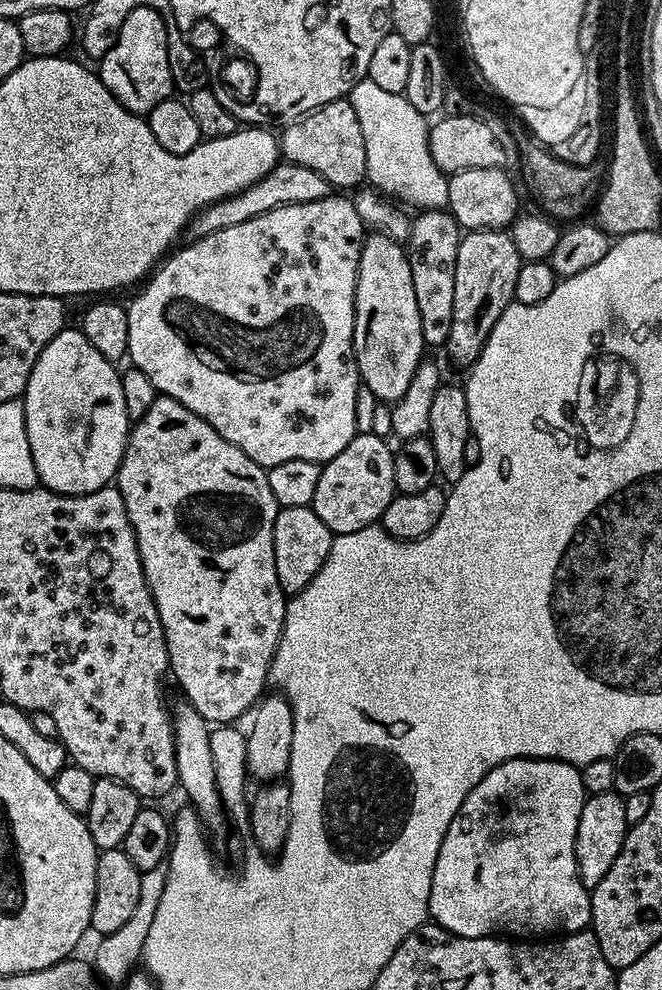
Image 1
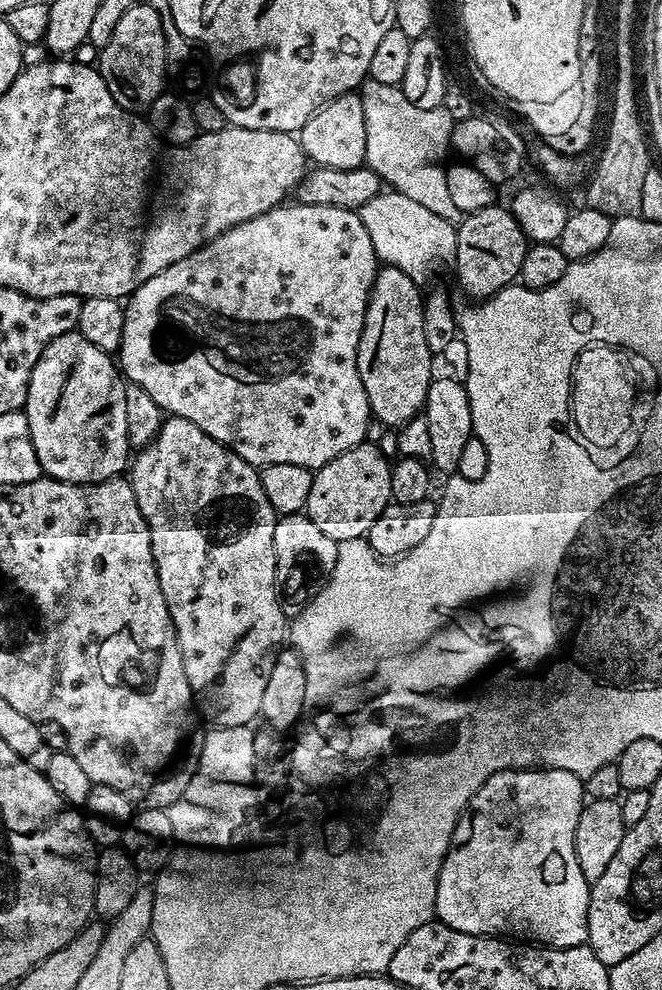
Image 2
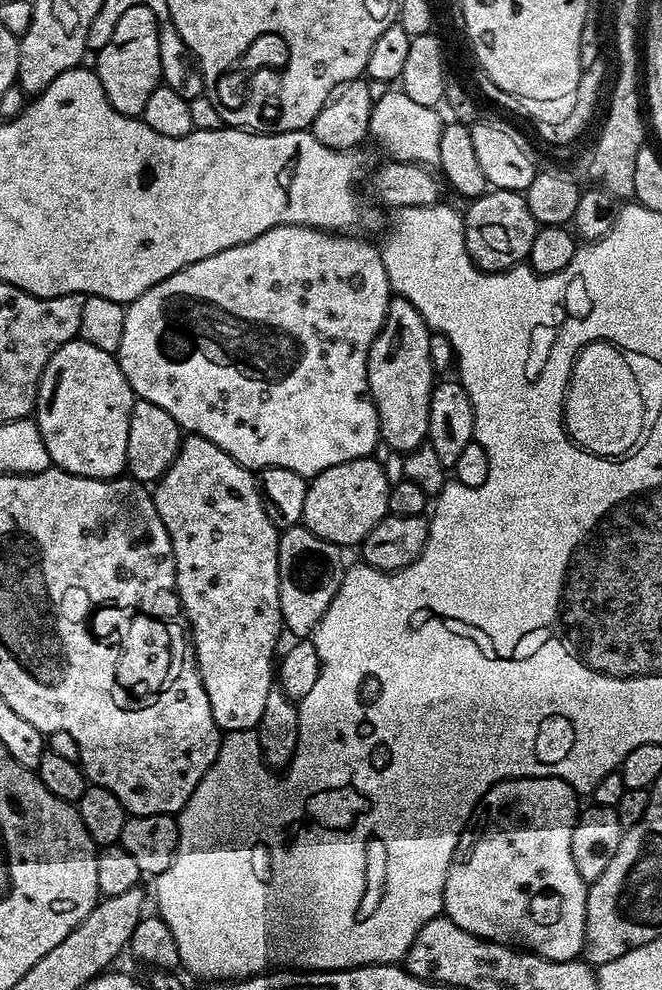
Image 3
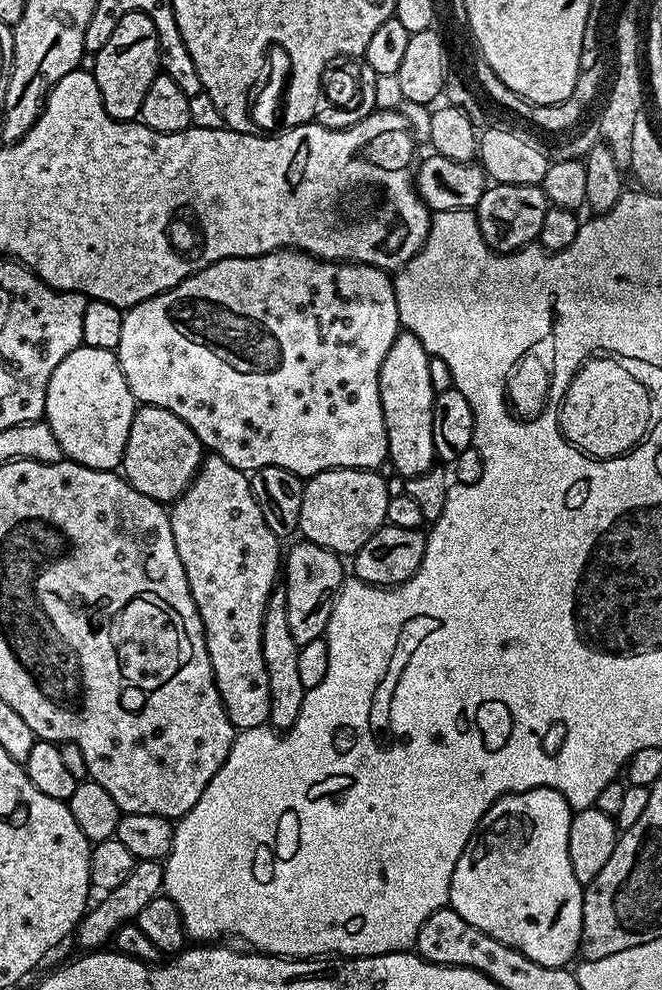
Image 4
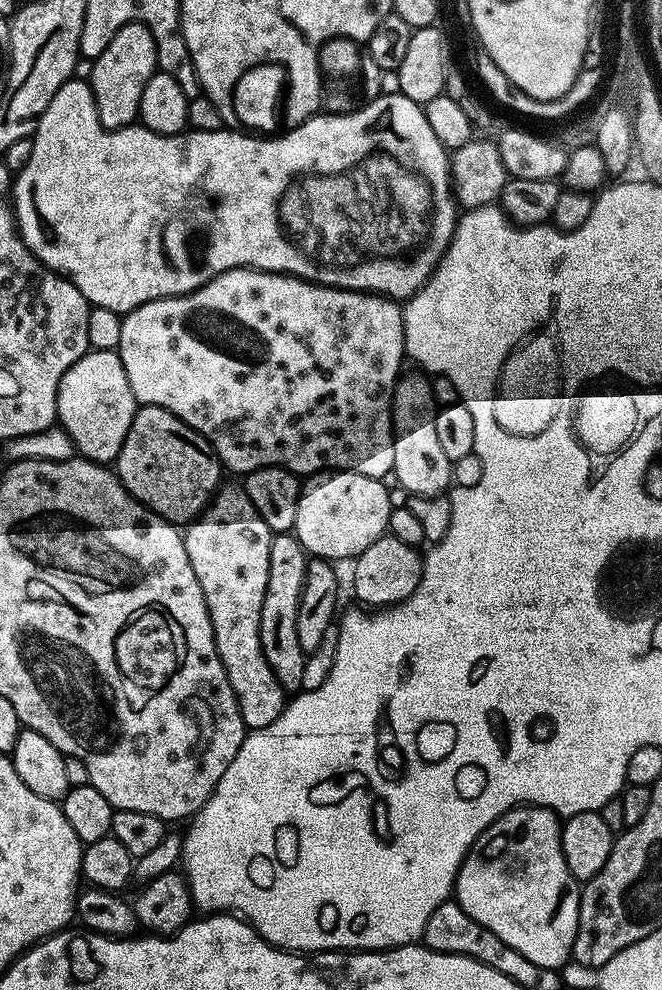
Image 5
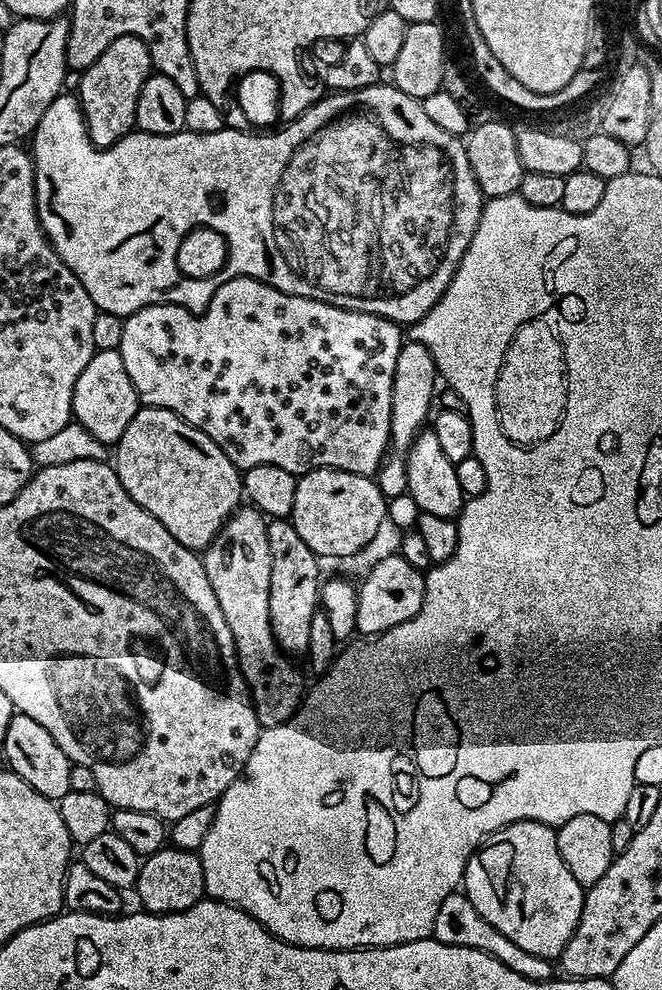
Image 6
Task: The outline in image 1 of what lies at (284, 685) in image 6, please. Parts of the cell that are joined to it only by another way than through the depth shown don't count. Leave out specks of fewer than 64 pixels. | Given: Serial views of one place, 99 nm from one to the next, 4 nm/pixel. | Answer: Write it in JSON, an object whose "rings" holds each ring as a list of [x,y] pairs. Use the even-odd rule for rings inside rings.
{"rings":[[[157,395],[150,410],[146,410],[146,414],[131,425],[114,484],[120,489],[122,502],[126,502],[126,514],[136,535],[144,577],[156,603],[158,618],[162,622],[171,679],[176,679],[177,686],[184,691],[183,699],[190,706],[194,706],[194,710],[198,710],[198,714],[202,714],[202,718],[208,721],[209,725],[228,724],[231,720],[238,719],[243,712],[251,713],[265,695],[264,683],[267,685],[270,680],[272,660],[276,656],[276,648],[280,645],[286,607],[286,597],[278,586],[278,570],[274,570],[272,531],[278,505],[274,493],[270,490],[266,469],[246,454],[242,454],[242,450],[238,450],[234,442],[226,442],[226,438],[222,438],[222,434],[218,434],[218,430],[214,430],[210,422],[182,406],[182,402],[169,396]]]}

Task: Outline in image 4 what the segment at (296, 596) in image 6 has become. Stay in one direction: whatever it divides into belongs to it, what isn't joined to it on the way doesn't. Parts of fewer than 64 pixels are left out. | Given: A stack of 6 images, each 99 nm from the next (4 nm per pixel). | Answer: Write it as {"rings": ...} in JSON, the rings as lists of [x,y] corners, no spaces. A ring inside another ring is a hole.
{"rings":[[[283,587],[273,588],[262,622],[262,662],[266,666],[266,678],[270,686],[270,714],[268,724],[277,730],[287,730],[298,722],[302,710],[305,688],[298,675],[298,654],[300,645],[290,635],[290,621],[286,618],[286,594]]]}

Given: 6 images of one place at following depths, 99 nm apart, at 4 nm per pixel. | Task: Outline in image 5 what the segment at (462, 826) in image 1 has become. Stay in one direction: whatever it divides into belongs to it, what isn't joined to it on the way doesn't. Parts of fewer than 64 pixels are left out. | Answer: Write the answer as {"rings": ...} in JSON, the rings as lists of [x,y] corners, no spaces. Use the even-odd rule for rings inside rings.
{"rings":[[[521,806],[504,812],[476,839],[476,844],[462,862],[454,885],[456,903],[474,918],[474,922],[482,922],[486,930],[498,934],[506,946],[518,950],[518,954],[530,958],[530,962],[557,970],[572,960],[582,891],[578,881],[568,874],[560,841],[561,827],[561,817],[550,808]]]}

